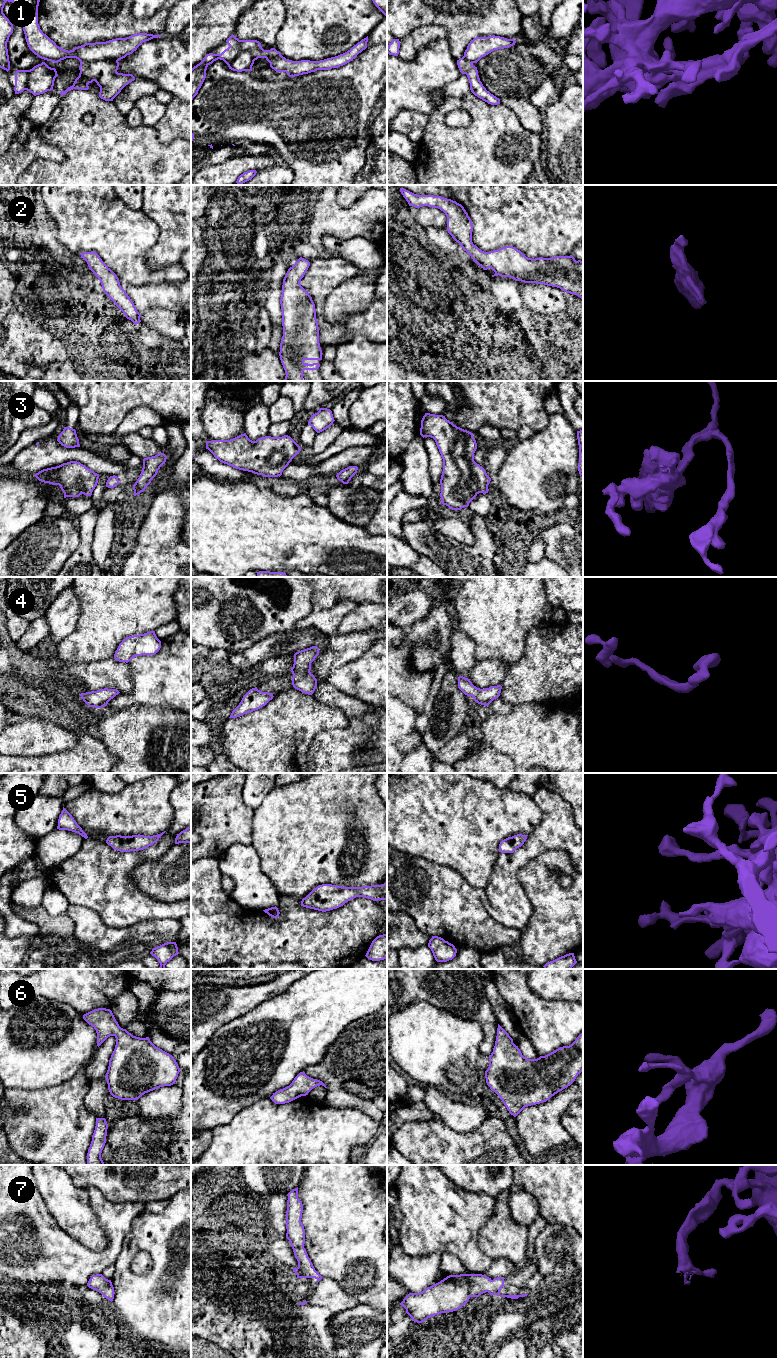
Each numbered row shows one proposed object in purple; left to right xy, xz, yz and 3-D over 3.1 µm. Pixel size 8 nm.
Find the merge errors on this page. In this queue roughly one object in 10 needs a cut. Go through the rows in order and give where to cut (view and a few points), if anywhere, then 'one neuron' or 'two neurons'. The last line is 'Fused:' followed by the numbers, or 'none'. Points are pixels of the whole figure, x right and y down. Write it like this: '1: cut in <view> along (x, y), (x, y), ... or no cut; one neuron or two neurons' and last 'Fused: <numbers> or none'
1: no cut; one neuron
2: no cut; one neuron
3: no cut; one neuron
4: no cut; one neuron
5: no cut; one neuron
6: no cut; one neuron
7: no cut; one neuron
Fused: none

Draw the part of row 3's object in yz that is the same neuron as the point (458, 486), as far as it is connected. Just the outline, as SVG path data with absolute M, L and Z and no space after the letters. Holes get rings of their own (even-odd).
M425 413L420 435L435 440L443 459L441 503L452 510L468 507L479 493L488 493L491 478L474 461L477 443L473 433L457 427L443 415Z

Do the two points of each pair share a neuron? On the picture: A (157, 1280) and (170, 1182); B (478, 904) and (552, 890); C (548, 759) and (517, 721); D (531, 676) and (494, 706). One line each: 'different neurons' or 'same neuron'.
A: different neurons
B: different neurons
C: same neuron
D: different neurons

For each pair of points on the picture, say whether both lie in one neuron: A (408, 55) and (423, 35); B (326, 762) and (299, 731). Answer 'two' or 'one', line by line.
A: one
B: two

